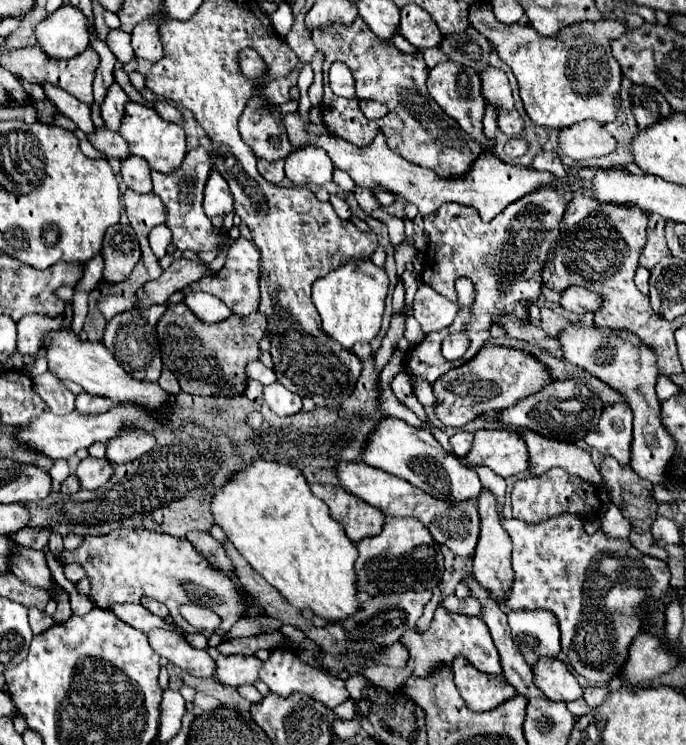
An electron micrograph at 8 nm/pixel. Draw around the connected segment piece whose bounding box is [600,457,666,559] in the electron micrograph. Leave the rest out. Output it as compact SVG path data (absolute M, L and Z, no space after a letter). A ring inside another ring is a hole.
M612 457L602 459L600 473L602 473L602 479L604 479L604 487L606 487L608 495L610 495L610 501L616 503L616 507L622 511L622 515L632 523L632 537L630 537L632 545L638 551L642 551L644 555L652 555L656 559L666 559L666 553L656 545L656 541L650 535L650 525L656 519L656 509L658 509L658 505L656 505L656 501L652 497L652 483L638 477L630 467L620 465Z

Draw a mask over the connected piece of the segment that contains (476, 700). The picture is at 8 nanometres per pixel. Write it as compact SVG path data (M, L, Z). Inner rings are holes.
M464 657L454 659L452 671L454 683L470 711L490 711L516 695L516 689L504 675L486 675L470 663L464 663Z

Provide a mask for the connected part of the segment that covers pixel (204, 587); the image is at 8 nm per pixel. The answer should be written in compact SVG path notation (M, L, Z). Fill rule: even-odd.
M122 529L100 537L84 537L82 545L76 551L62 553L62 561L76 561L86 569L88 579L92 583L90 595L94 597L94 603L100 609L108 609L110 603L140 603L142 597L150 597L164 603L170 615L174 617L174 623L188 633L194 633L196 629L180 617L178 607L182 603L202 605L218 613L222 619L222 627L218 633L228 633L232 625L238 623L252 609L240 593L238 585L232 581L232 577L228 577L220 569L214 569L192 547L192 543L188 543L188 539L176 539L172 535L156 531Z

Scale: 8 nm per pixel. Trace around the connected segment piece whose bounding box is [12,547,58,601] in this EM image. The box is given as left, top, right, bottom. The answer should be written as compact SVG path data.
M18 547L14 557L12 557L12 573L32 585L32 587L40 587L46 589L50 599L56 601L58 593L56 593L56 581L52 577L52 571L46 563L46 555L44 551L34 551L34 549L26 549L26 547Z

